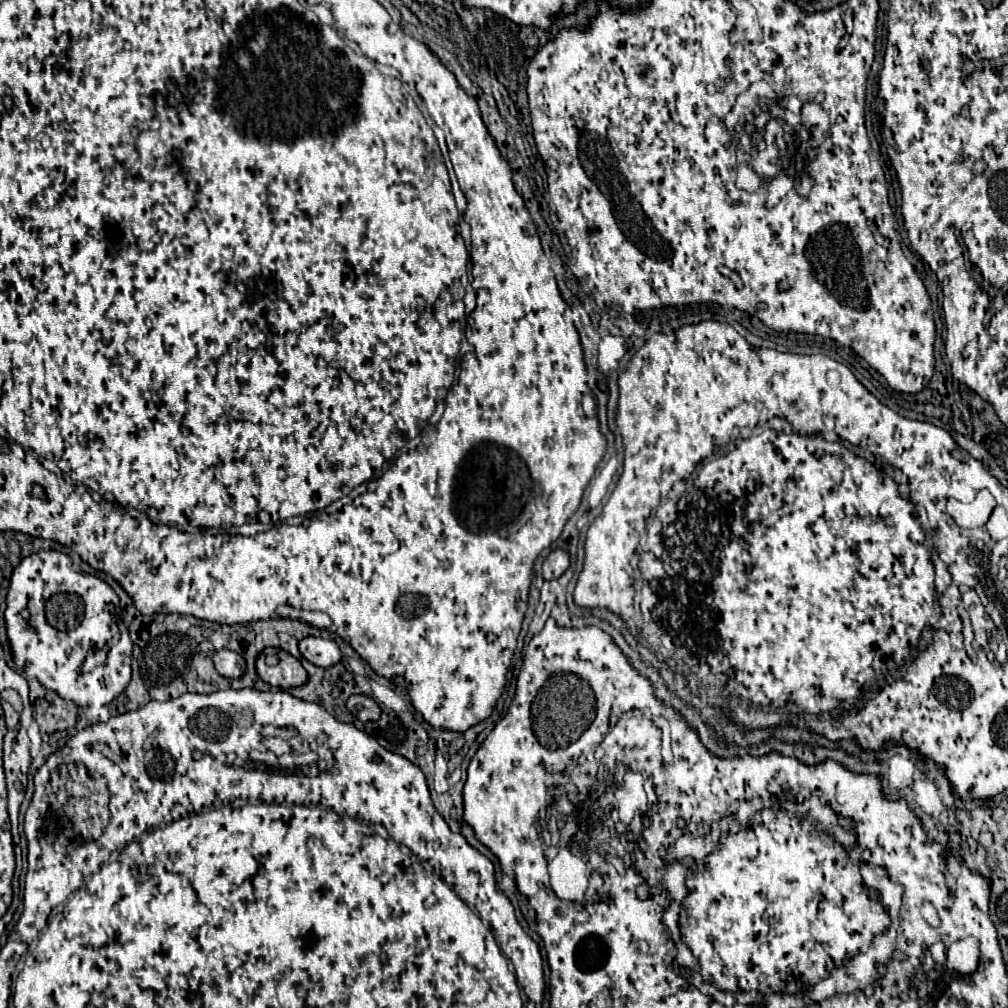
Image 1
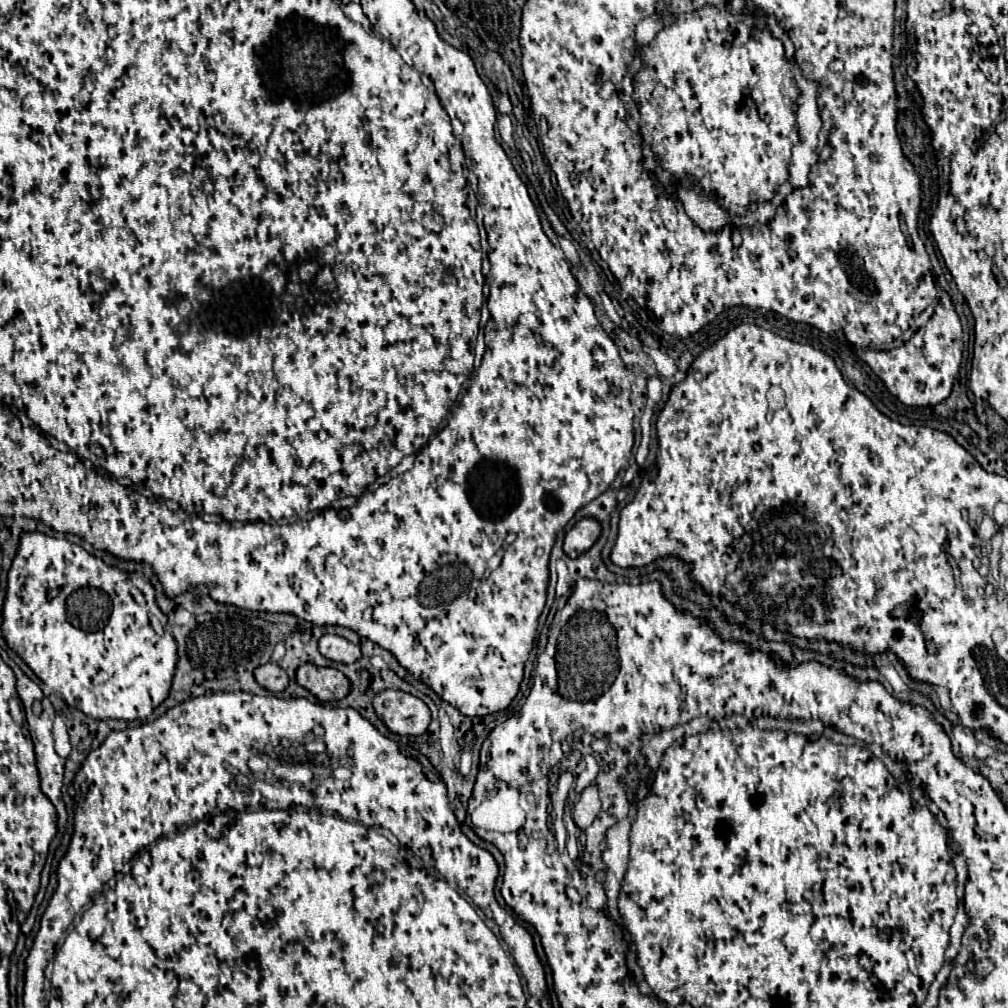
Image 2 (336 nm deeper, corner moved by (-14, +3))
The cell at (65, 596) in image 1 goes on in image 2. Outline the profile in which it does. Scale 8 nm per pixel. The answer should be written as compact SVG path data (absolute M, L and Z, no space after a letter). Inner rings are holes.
M41 532L21 536L19 552L9 570L7 598L3 606L3 636L23 662L57 692L69 706L79 708L91 718L119 718L125 722L145 720L153 708L167 698L175 670L175 640L167 630L155 632L149 620L149 608L155 606L153 586L139 590L127 572L107 566L103 560L85 552L81 546L51 538Z

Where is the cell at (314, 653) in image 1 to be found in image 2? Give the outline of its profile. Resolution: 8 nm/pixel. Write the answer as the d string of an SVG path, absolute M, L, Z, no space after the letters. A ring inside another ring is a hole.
M325 634L319 640L319 652L325 658L329 658L333 662L343 662L343 664L351 664L361 658L359 646L355 646L353 642L345 640L341 636L335 636L335 634Z

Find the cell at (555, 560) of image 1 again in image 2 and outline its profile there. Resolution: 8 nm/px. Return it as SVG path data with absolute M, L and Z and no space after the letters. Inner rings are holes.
M585 518L585 520L579 520L565 536L565 544L563 544L563 550L569 558L577 558L581 556L583 552L587 552L599 538L601 534L601 526L597 520L591 520L591 518Z

